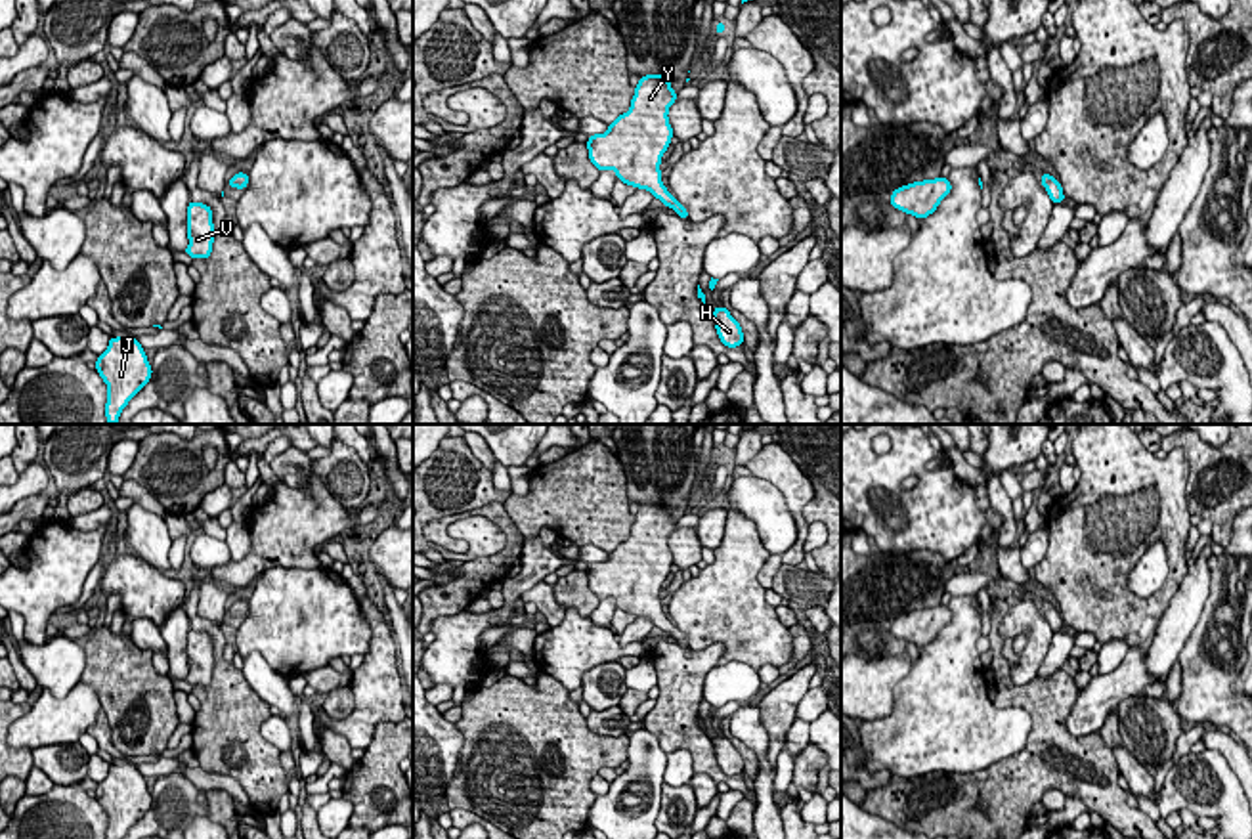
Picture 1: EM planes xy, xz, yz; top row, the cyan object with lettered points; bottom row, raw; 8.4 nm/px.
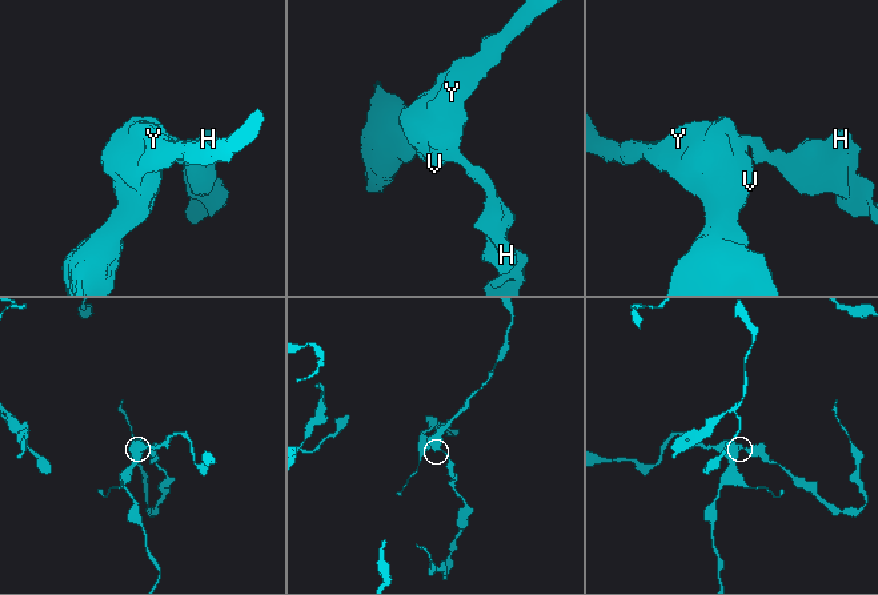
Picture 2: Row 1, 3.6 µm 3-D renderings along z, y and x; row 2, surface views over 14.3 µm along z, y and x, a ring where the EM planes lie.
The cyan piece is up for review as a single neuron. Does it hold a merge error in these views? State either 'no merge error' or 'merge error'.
no merge error

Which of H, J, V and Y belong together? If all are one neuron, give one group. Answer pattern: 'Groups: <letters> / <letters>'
Groups: H J V Y

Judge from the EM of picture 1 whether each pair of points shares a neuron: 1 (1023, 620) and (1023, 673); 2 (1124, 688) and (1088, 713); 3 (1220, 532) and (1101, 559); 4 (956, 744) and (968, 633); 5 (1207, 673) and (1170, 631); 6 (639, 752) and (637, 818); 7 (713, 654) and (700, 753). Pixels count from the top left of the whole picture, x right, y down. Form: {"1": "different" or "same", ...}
{"1": "same", "2": "same", "3": "different", "4": "same", "5": "different", "6": "same", "7": "same"}

